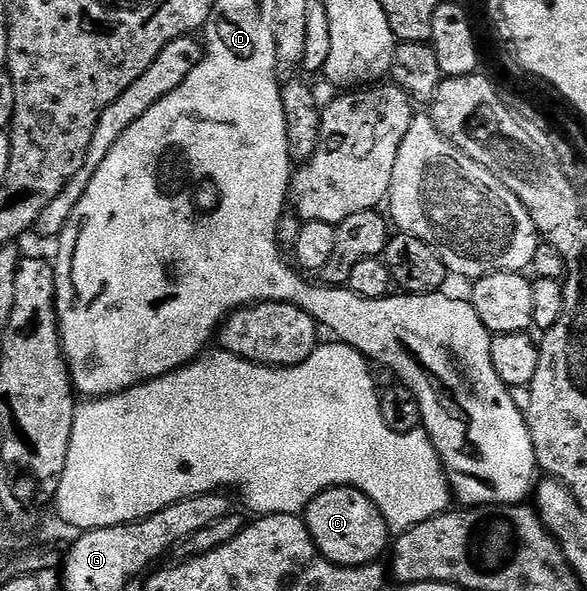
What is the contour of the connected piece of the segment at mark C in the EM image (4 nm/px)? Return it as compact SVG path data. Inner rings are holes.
M330 488L321 493L308 506L305 513L307 529L313 542L326 560L332 560L343 568L356 568L362 564L373 564L379 555L389 548L389 529L381 510L361 490L352 488Z

